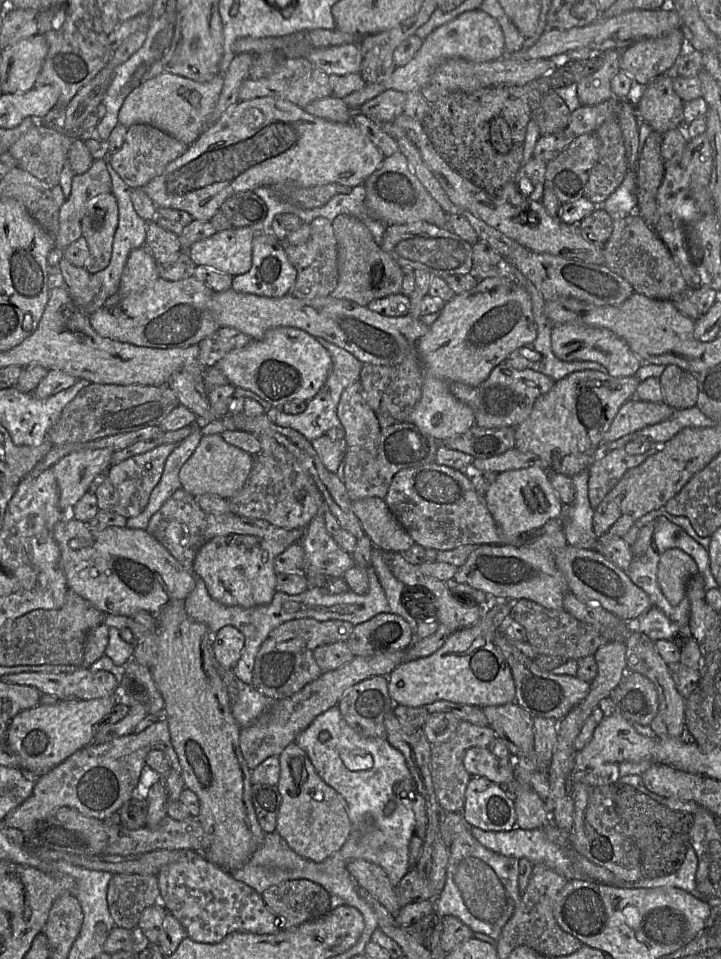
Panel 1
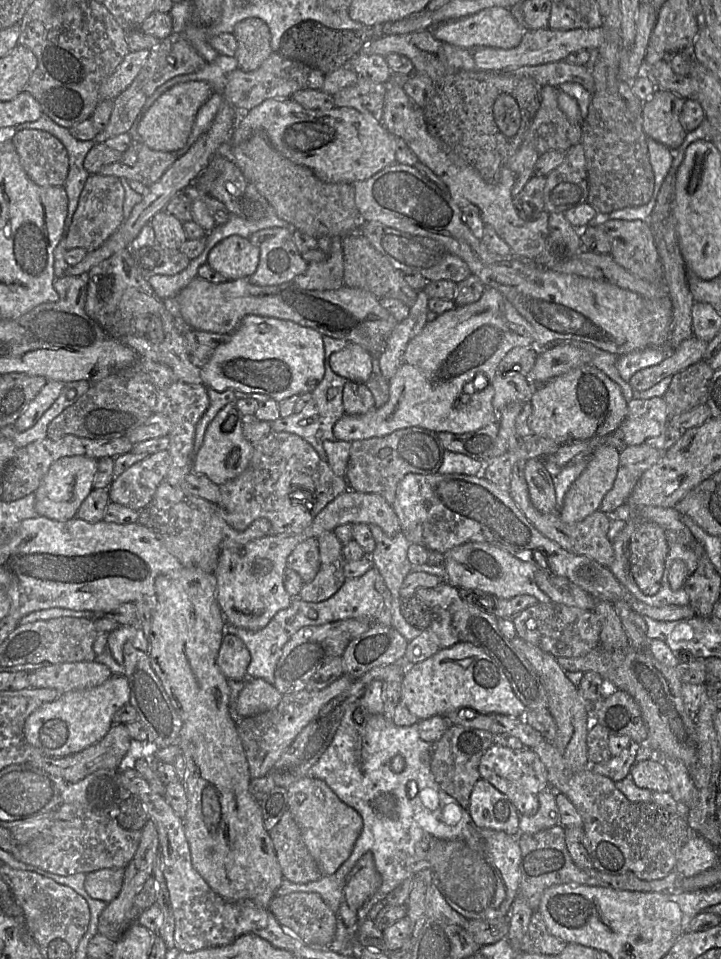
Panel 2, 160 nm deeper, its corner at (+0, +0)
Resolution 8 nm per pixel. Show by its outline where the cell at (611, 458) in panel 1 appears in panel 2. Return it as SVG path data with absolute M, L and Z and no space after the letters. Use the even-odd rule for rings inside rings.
M645 443L623 446L620 449L619 466L613 487L602 500L600 511L613 515L627 504L628 498L642 474L656 464L665 451Z

